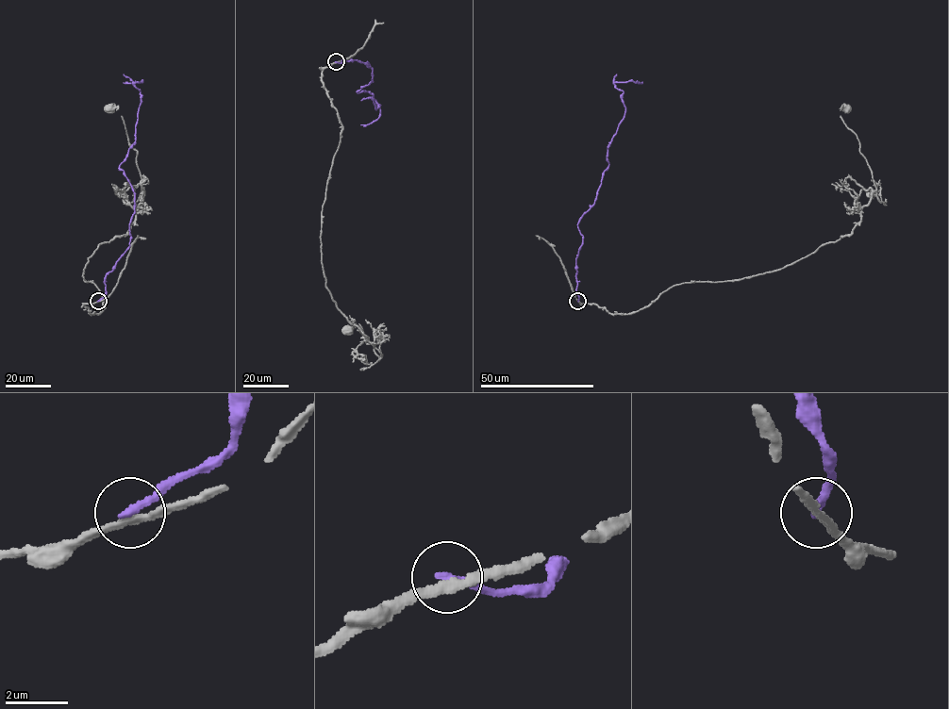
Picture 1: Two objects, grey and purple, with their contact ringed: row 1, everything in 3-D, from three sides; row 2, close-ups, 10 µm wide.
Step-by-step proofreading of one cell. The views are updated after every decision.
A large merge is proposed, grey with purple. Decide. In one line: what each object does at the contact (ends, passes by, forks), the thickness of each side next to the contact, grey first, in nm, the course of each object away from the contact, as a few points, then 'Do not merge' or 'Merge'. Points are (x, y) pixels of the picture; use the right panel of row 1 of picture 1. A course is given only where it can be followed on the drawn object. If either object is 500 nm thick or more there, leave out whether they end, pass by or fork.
At the ring grey passes by. At the ring purple ends. Thickness 240 nm (grey) against 280 nm. Course of grey: (577, 301), (631, 313), (677, 285), (775, 272), (849, 236), (875, 187), (857, 137), (840, 117), (845, 108). Course of purple: (577, 301), (579, 220), (594, 203), (608, 145), (624, 113), (615, 82), (640, 82). Do not merge

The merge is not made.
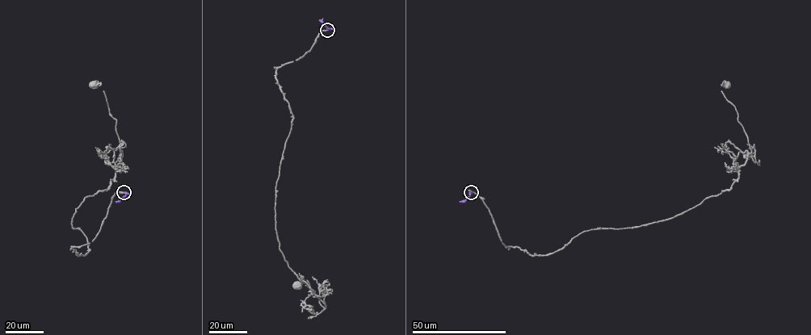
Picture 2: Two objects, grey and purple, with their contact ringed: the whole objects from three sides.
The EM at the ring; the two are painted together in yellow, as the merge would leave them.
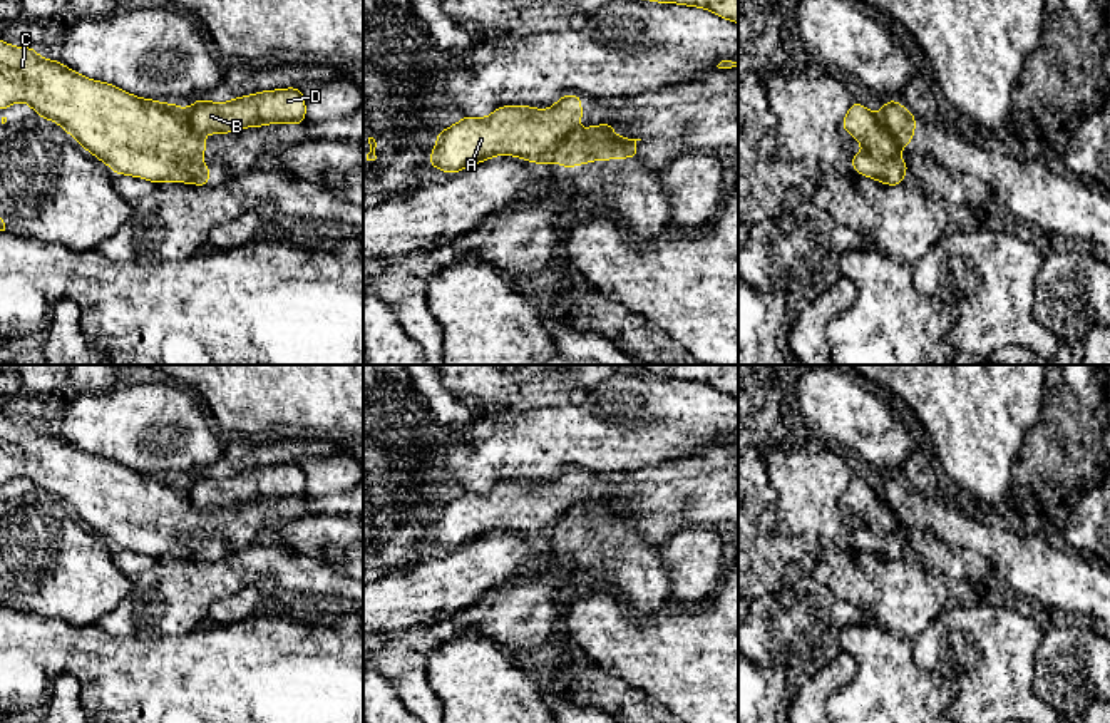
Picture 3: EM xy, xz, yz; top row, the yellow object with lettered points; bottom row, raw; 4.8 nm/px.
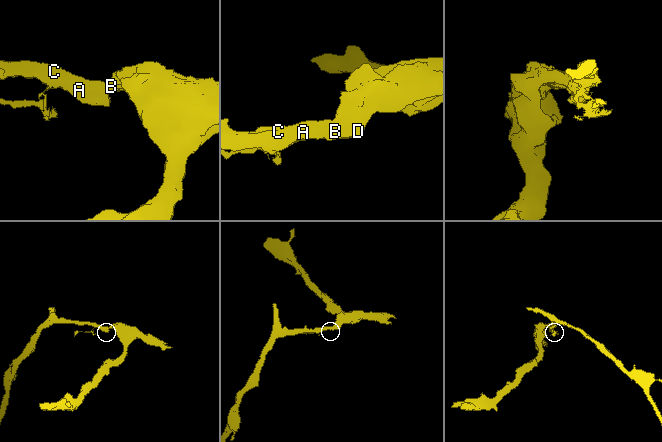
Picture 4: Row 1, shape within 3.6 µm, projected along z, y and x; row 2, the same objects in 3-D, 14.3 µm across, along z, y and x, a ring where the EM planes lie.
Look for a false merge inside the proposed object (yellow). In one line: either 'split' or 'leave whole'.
split

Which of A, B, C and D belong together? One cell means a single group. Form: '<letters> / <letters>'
A C / B D

